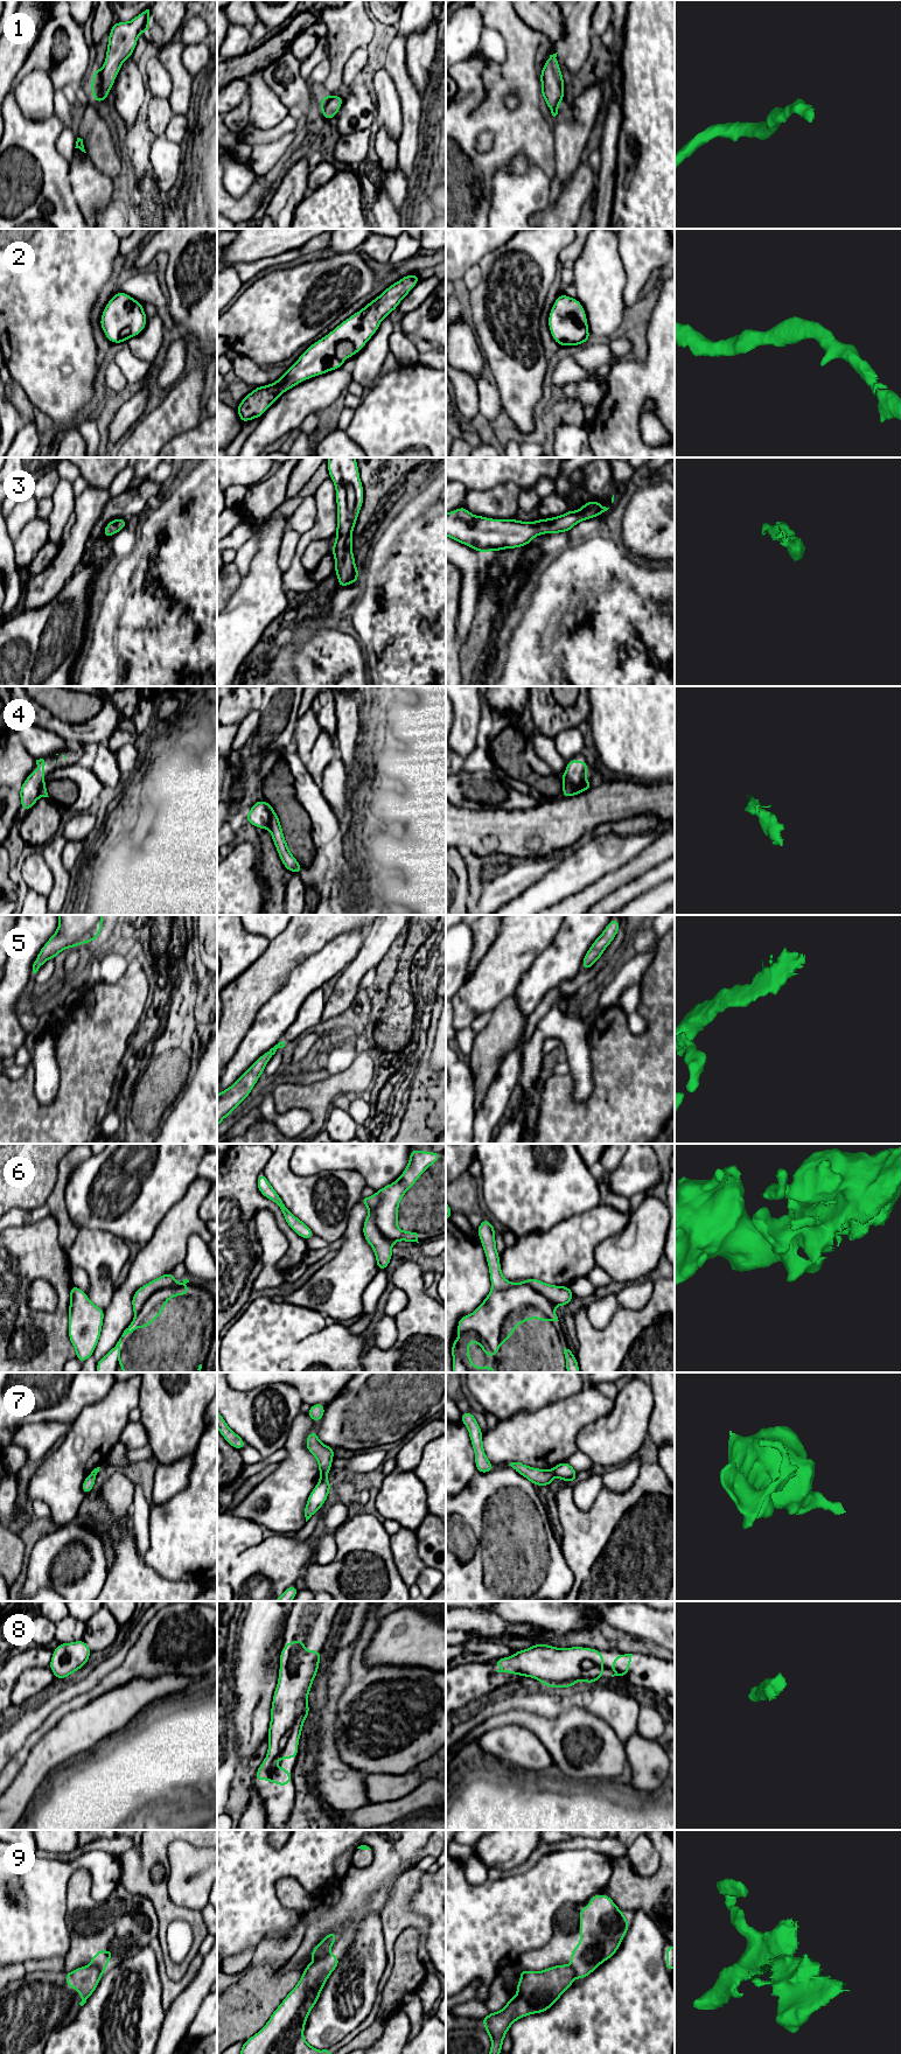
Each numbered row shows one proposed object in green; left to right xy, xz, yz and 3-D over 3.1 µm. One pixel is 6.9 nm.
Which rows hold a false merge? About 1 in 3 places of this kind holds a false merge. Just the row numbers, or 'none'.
4, 6, 7, 9

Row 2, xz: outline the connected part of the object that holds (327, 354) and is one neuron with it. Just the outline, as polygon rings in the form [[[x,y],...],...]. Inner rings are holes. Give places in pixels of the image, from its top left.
[[[418,274],[405,275],[362,310],[312,344],[275,383],[256,387],[236,408],[242,422],[260,418],[281,393],[299,383],[342,368],[344,359],[352,357],[366,344],[382,320],[398,307],[419,280]]]

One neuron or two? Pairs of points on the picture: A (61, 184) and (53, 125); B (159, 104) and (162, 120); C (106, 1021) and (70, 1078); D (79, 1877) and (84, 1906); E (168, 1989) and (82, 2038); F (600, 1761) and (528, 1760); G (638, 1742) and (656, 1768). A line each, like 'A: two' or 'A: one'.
A: one
B: one
C: one
D: one
E: two
F: two
G: one

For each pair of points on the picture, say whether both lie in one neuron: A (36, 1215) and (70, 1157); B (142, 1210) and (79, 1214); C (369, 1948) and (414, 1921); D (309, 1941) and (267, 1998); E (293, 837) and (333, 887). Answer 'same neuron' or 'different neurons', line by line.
A: same neuron
B: same neuron
C: different neurons
D: different neurons
E: same neuron

